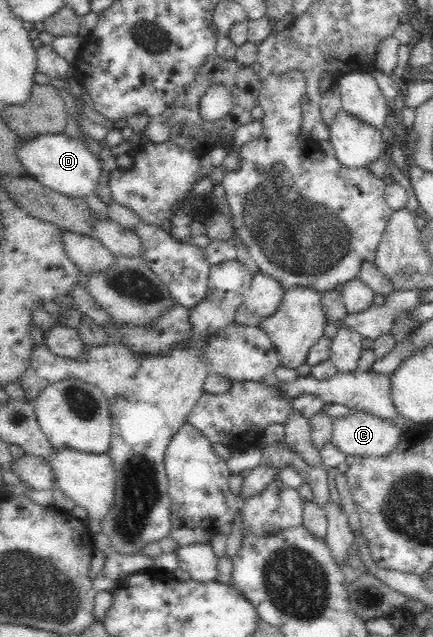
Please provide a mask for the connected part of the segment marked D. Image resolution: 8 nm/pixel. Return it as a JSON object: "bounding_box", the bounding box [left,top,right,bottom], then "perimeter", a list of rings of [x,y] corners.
{"bounding_box":[17,133,103,201],"perimeter":[[[53,133],[35,139],[23,139],[21,147],[17,149],[17,156],[29,175],[55,193],[85,201],[89,195],[97,195],[97,187],[103,175],[100,158],[77,138],[65,133]]]}

